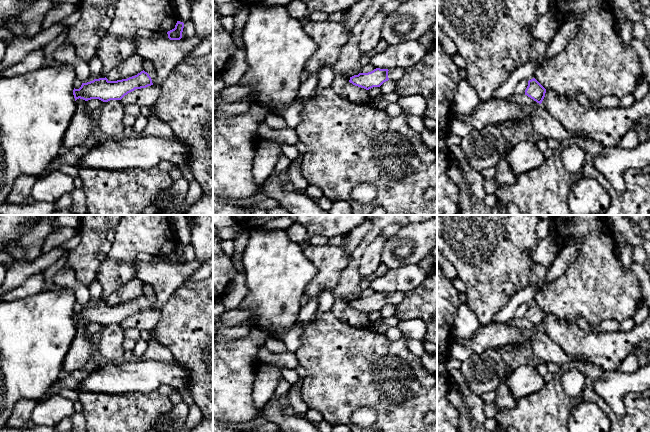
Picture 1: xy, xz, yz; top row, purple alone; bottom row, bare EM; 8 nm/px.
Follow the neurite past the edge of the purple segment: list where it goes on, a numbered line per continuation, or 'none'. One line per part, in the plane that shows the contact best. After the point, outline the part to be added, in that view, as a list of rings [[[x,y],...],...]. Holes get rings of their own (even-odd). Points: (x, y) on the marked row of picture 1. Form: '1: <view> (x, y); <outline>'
none

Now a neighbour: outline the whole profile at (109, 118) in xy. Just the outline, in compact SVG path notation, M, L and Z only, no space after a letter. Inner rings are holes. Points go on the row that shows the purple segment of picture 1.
M110 100L104 102L102 108L97 111L95 125L108 139L120 139L128 133L123 124L124 108L125 104L121 100Z

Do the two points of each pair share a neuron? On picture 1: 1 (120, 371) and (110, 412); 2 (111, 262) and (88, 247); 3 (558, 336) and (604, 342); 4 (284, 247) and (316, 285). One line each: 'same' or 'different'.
1: different
2: different
3: same
4: different

